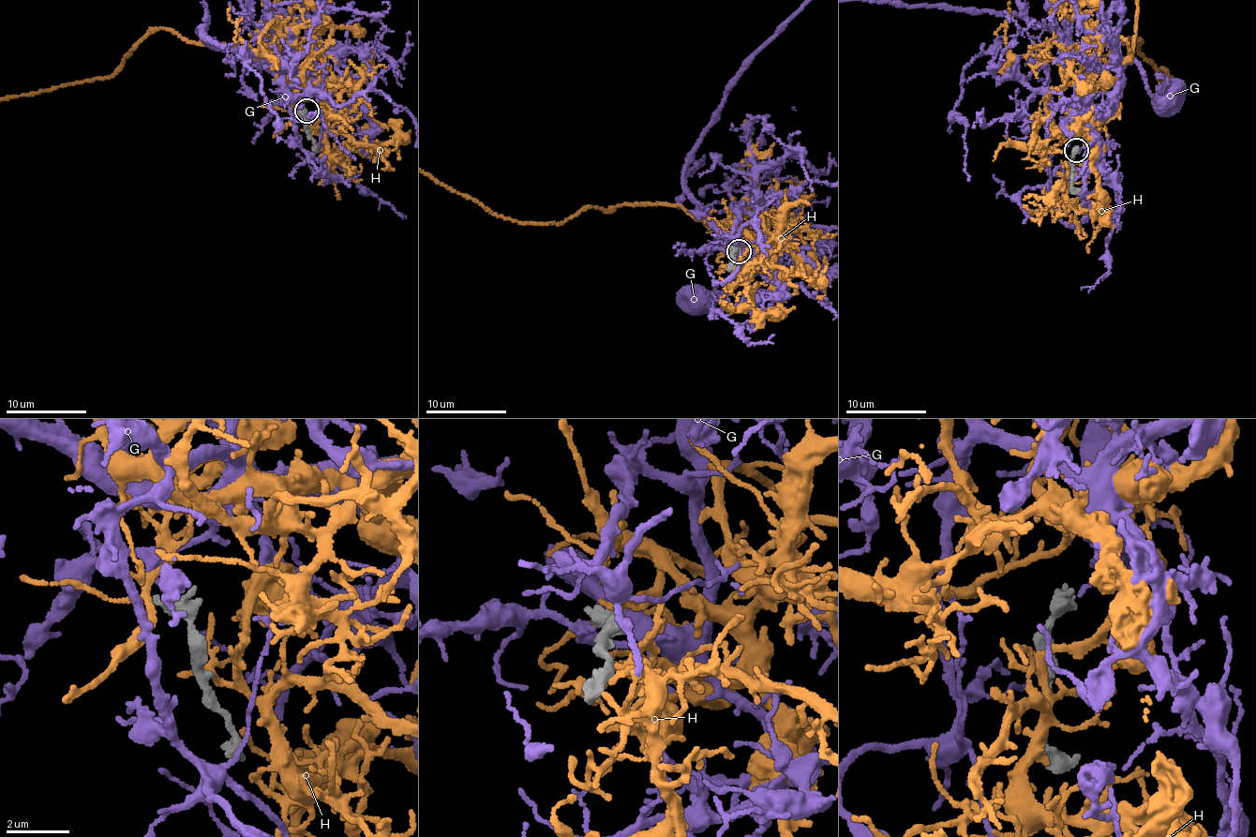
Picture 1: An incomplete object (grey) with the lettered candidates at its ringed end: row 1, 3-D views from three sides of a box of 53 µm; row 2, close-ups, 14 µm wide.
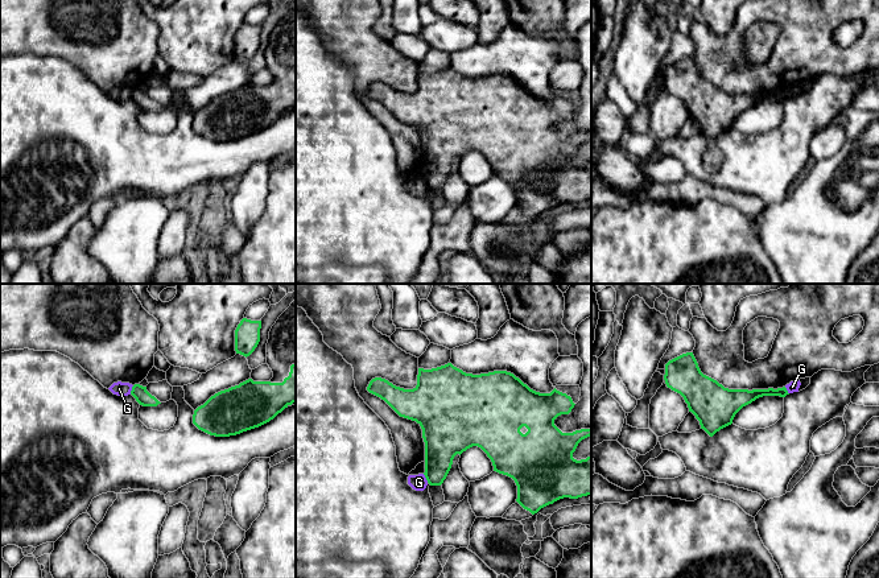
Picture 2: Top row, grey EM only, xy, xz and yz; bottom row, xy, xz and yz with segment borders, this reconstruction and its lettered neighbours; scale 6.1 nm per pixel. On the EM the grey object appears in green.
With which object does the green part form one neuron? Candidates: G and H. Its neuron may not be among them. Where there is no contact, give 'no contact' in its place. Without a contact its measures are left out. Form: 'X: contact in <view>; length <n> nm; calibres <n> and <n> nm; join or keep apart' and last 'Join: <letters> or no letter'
G: contact in xy; length 60 nm; calibres 90 and 90 nm; keep apart
H: no contact; keep apart
Join: no letter

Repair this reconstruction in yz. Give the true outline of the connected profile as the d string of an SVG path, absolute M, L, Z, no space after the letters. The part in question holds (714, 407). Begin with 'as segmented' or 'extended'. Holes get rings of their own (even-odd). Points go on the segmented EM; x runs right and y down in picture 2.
as segmented; M693 352L682 354L665 364L664 380L668 388L680 393L710 437L732 424L735 414L763 396L785 397L787 388L729 389L703 375Z

